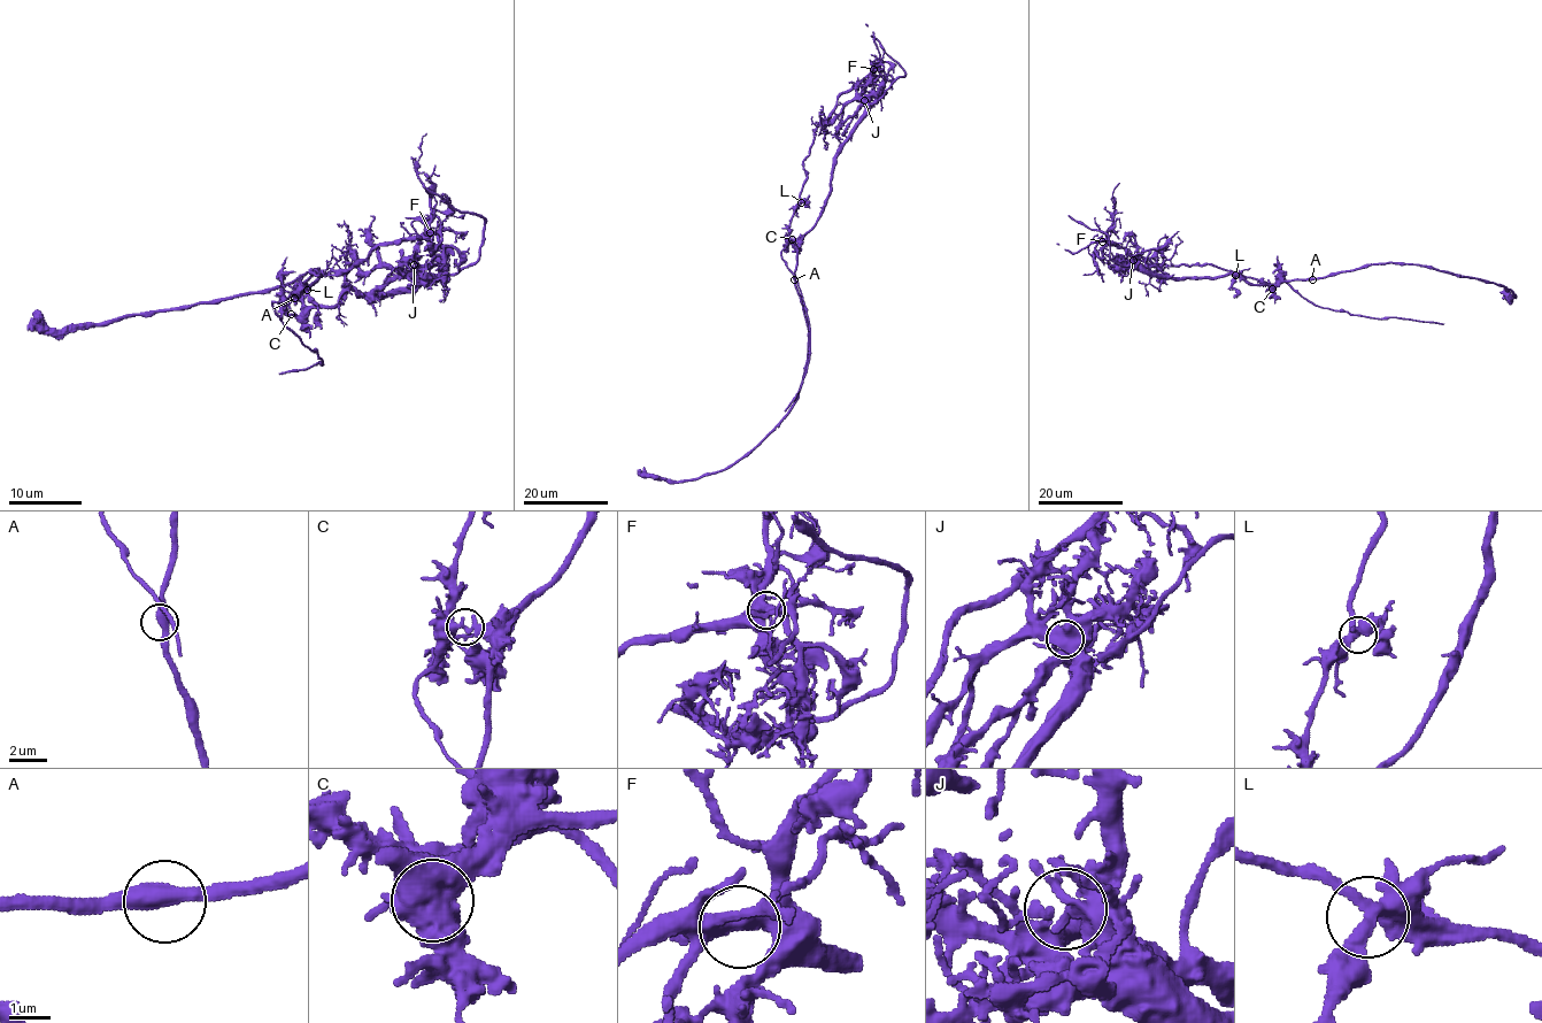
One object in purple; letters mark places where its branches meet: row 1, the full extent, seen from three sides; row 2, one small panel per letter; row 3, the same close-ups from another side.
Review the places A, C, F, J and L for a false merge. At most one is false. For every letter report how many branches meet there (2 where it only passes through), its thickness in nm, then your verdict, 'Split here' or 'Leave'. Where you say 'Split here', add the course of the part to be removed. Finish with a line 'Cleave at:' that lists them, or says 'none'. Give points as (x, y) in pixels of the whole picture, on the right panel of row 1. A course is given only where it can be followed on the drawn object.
A: Branches: 2. Thickness 440 nm. Leave
C: Branches: 2. Thickness 360 nm. Split here. Course of the part to remove: (1272, 289), (1211, 264), (1154, 264), (1112, 245), (1108, 230), (1119, 183)
F: Branches: 2. Thickness 400 nm. Leave
J: Branches: 2. Thickness 360 nm. Leave
L: Branches: 3. Thickness 300 nm. Leave
Cleave at: C

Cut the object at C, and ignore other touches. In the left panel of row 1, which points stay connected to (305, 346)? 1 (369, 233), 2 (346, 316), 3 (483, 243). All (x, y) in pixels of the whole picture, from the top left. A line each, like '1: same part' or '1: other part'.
1: other part
2: same part
3: other part

